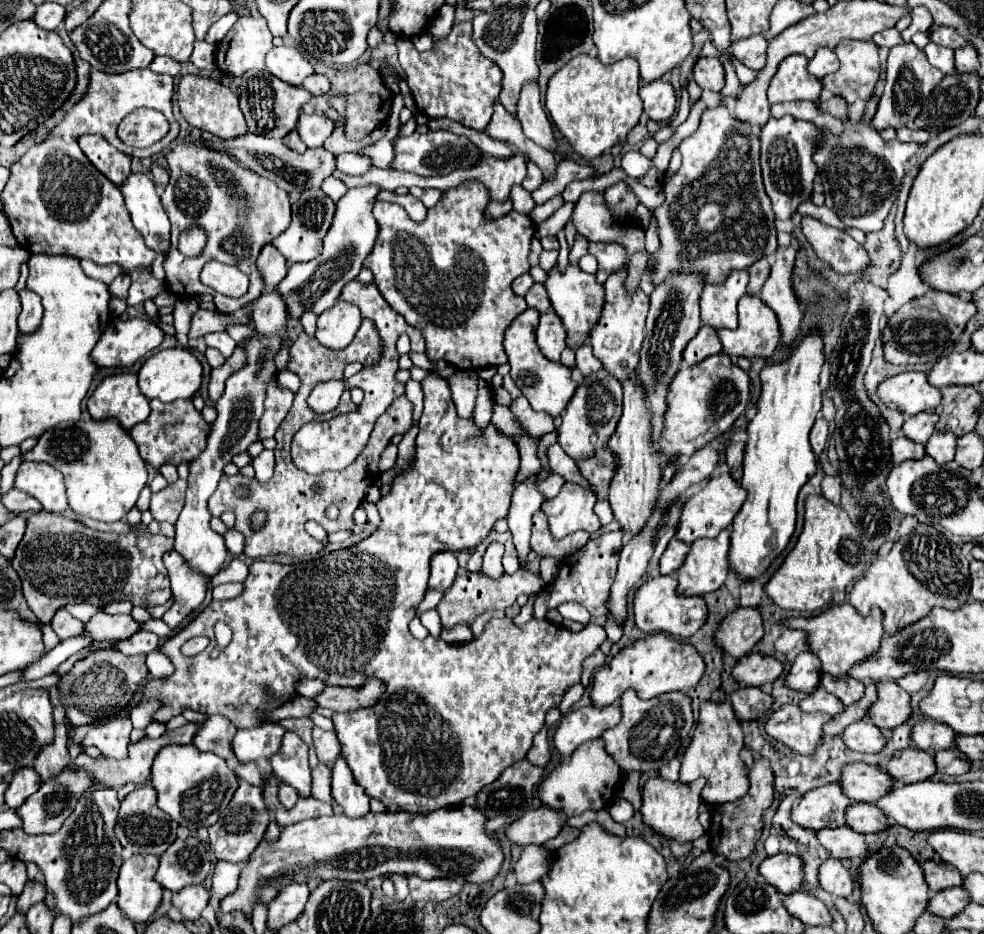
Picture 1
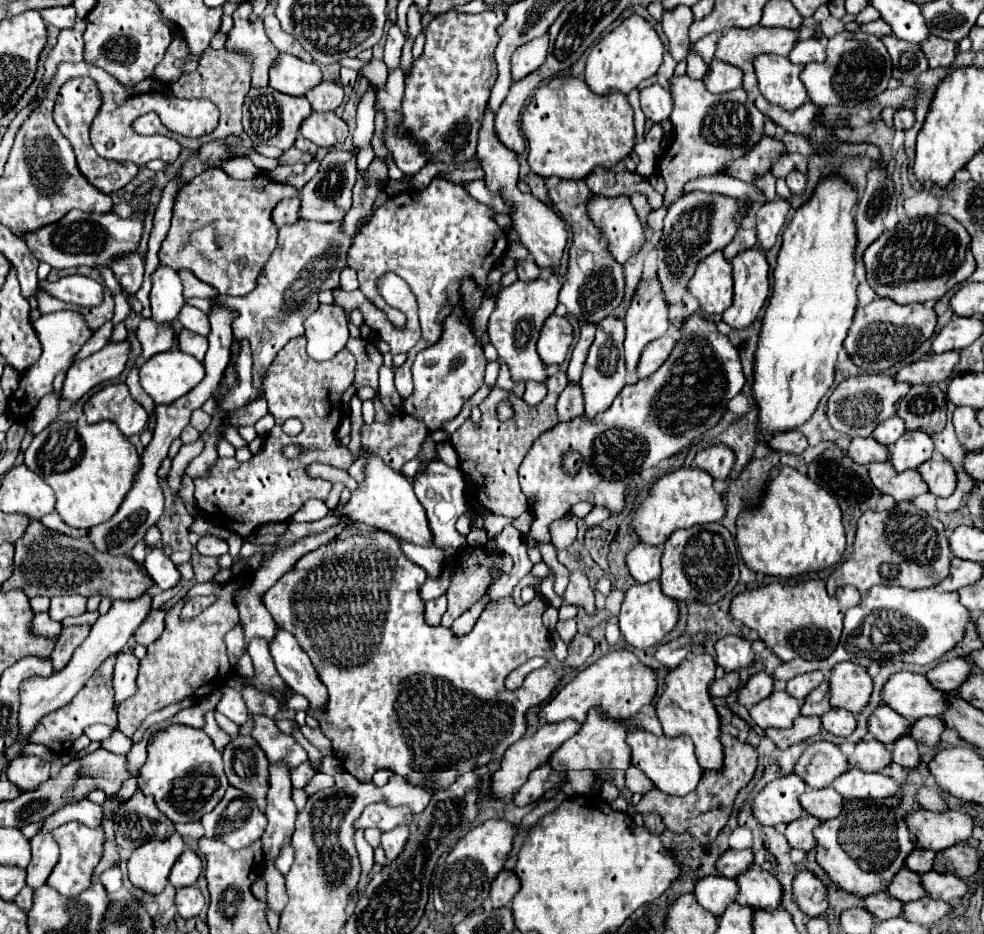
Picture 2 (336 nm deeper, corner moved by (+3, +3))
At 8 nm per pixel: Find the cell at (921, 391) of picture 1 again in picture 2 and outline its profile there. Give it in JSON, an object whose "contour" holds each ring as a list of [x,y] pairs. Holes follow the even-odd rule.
{"contour":[[[877,373],[849,377],[841,381],[829,395],[827,413],[825,413],[827,421],[835,431],[845,433],[849,437],[869,437],[881,421],[897,413],[899,401],[907,395],[909,389],[911,389],[909,383],[899,383],[887,375],[877,375]]]}

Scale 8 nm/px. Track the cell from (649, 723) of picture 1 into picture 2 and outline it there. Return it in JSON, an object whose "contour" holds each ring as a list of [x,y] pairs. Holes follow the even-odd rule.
{"contour":[[[597,707],[589,709],[581,729],[549,757],[549,765],[555,771],[569,771],[569,769],[623,769],[625,771],[631,765],[631,749],[625,743],[625,737],[629,731],[635,729],[637,727],[621,725],[619,719],[605,719]]]}

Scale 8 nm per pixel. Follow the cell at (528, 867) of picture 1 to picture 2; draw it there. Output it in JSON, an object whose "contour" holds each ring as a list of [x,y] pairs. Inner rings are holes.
{"contour":[[[501,871],[495,881],[491,883],[491,905],[495,909],[499,907],[507,907],[511,903],[511,899],[515,897],[515,893],[519,891],[521,883],[517,881],[517,875],[513,871]]]}

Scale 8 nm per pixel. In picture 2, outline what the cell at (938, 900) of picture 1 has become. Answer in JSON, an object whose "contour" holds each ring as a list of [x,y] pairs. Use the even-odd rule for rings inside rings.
{"contour":[[[901,869],[901,873],[897,873],[897,877],[893,877],[893,881],[889,883],[887,893],[903,903],[907,901],[917,901],[921,897],[925,897],[925,889],[921,887],[921,877],[909,869]]]}

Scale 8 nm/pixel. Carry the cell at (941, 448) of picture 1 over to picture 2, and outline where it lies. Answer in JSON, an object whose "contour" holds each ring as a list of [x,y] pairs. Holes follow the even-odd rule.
{"contour":[[[905,431],[889,449],[891,463],[897,471],[917,469],[933,455],[933,441],[923,431]]]}

